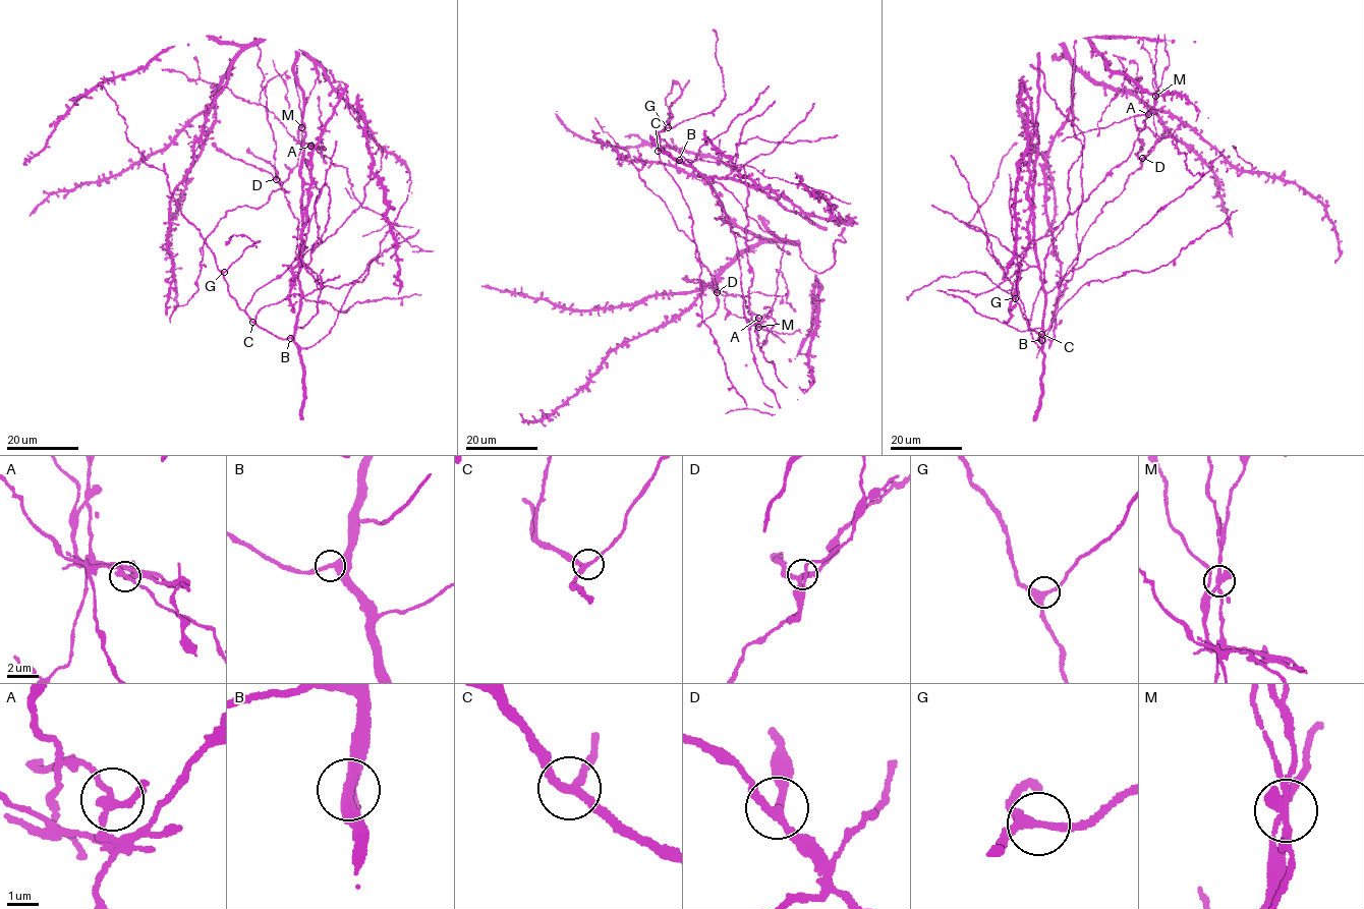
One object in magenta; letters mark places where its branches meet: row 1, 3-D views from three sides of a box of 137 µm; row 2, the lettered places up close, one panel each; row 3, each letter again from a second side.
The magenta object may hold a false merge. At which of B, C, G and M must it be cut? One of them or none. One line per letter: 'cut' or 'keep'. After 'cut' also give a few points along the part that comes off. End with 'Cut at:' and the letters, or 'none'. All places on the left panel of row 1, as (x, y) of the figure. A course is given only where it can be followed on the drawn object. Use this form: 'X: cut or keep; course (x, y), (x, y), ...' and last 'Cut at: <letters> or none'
B: keep
C: keep
G: keep
M: cut; course (301, 126), (297, 165), (268, 202), (227, 211), (204, 244), (197, 292), (175, 309), (170, 323)
Cut at: M

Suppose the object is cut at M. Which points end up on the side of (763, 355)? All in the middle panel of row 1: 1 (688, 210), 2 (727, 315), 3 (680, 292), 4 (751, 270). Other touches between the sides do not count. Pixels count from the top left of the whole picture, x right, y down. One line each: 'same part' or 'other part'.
1: other part
2: same part
3: other part
4: other part

